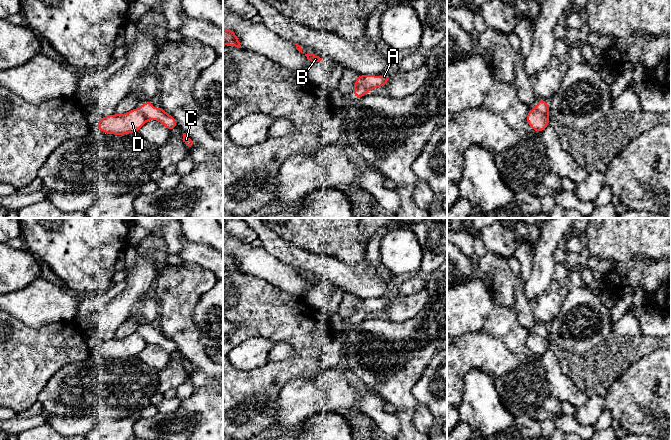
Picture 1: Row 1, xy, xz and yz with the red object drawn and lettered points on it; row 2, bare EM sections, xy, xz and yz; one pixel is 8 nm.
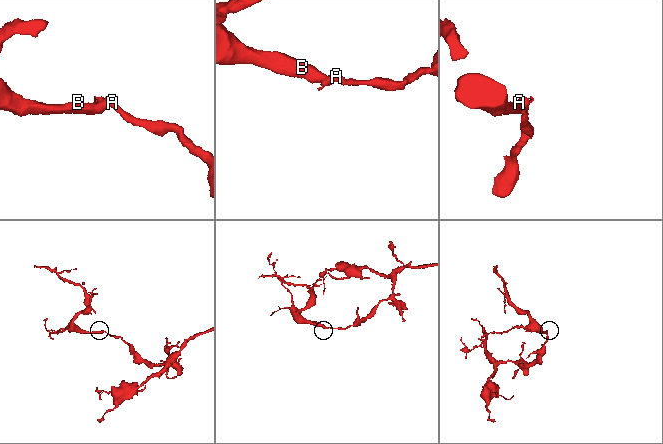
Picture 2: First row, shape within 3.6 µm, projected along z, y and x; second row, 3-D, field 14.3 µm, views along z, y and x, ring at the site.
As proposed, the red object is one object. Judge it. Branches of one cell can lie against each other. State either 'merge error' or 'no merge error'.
merge error

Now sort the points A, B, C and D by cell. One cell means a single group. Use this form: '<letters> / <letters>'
A C / B D

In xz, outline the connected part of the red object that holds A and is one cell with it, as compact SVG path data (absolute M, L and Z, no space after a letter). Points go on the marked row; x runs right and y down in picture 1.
M382 73L380 79L377 79L376 74L369 74L364 76L363 83L359 86L355 86L352 93L356 95L355 100L358 100L365 94L367 94L371 89L384 88L389 81L390 76L388 74Z

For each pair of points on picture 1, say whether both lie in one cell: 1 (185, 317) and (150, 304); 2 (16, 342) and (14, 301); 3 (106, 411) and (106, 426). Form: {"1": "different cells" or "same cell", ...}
{"1": "different cells", "2": "different cells", "3": "different cells"}

